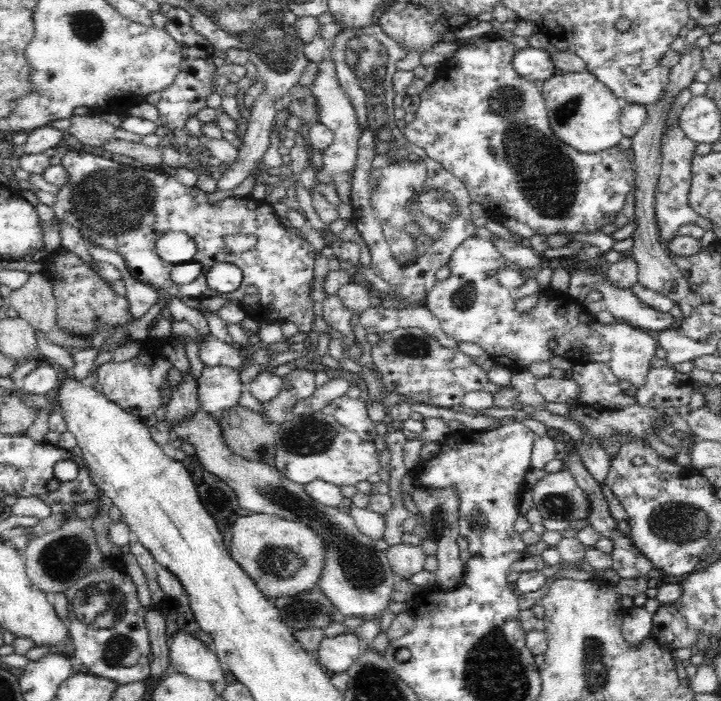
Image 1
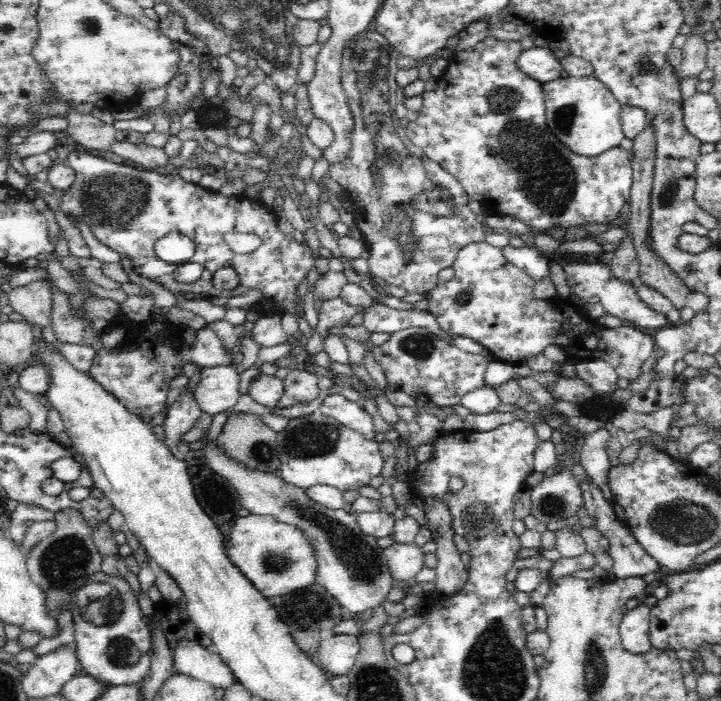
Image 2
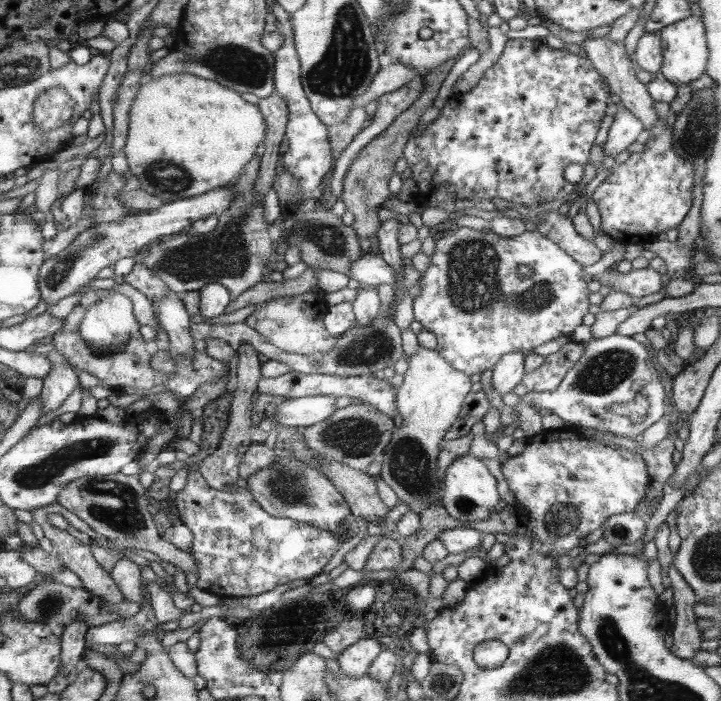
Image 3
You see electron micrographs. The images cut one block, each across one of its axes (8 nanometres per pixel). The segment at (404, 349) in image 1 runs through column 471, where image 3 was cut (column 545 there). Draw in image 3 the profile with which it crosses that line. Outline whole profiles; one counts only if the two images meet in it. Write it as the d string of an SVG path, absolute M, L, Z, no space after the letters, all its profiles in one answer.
M570 339L563 348L545 356L542 365L534 371L526 372L521 383L526 386L527 392L554 392L570 368L581 360L587 346Z

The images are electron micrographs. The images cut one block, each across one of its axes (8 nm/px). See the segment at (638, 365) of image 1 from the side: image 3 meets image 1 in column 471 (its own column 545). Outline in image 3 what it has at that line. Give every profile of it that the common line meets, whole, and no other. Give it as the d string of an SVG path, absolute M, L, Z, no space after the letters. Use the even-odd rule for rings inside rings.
M461 227L457 230L444 234L442 238L438 238L436 242L436 248L434 248L434 254L430 256L430 266L428 270L424 272L422 277L422 289L418 296L413 299L413 313L421 324L424 330L432 332L437 339L436 351L441 353L442 357L452 364L458 371L466 373L469 377L474 374L481 374L484 370L490 370L493 366L500 361L500 358L504 354L508 354L514 351L529 351L534 347L538 347L546 342L554 340L554 338L560 338L562 336L568 337L574 332L574 328L578 328L582 324L582 318L584 314L588 314L588 308L590 308L590 302L588 302L588 288L586 288L586 280L584 280L584 274L582 274L582 266L578 265L578 262L571 258L566 252L563 252L554 242L548 240L535 232L524 232L519 236L512 238L503 238L494 232L481 232L473 230L472 228ZM520 266L526 266L530 268L532 272L531 278L525 278L519 274Z

